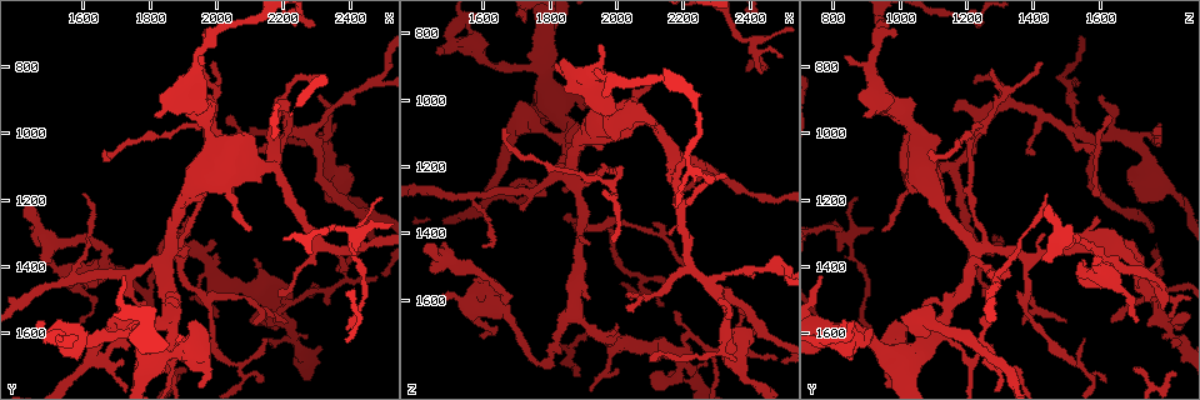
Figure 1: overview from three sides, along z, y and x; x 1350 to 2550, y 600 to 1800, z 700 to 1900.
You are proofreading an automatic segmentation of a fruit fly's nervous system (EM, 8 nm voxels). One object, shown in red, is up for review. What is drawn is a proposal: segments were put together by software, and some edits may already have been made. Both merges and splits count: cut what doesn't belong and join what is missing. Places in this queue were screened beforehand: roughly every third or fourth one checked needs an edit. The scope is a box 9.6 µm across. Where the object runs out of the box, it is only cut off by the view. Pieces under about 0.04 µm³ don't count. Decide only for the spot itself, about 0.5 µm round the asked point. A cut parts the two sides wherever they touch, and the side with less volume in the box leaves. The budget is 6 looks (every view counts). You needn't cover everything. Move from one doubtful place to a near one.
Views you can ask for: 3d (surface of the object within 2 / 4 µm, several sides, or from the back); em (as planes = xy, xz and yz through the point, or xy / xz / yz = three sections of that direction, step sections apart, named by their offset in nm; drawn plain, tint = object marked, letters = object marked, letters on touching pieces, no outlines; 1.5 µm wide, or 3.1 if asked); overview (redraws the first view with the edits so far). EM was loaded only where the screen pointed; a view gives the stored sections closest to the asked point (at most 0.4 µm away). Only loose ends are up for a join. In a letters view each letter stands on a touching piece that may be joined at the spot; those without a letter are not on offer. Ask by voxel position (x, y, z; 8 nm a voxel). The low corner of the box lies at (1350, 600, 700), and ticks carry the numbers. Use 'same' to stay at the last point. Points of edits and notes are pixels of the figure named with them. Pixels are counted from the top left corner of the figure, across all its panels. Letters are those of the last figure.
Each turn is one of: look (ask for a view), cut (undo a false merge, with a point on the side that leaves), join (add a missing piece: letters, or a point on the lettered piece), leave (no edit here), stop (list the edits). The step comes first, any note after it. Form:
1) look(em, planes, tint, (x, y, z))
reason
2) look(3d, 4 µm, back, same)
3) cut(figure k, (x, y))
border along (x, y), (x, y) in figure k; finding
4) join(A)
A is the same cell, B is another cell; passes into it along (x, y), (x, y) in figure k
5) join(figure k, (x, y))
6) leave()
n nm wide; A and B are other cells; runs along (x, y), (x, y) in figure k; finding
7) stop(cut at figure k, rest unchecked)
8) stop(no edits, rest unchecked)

look(3d, 2 µm, (1990, 1320, 1690))
an open end

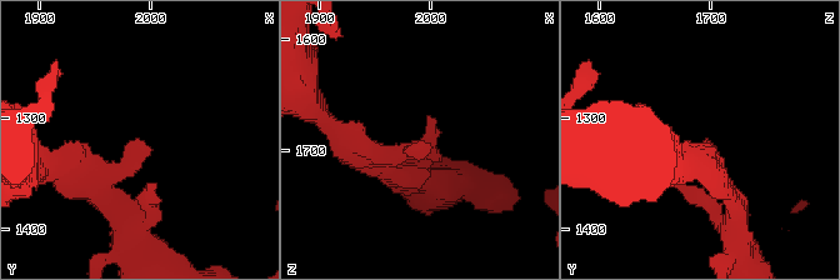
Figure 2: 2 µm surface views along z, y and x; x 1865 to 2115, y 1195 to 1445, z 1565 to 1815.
look(em, planes, letters, (1994, 1322, 1694))
now the EM

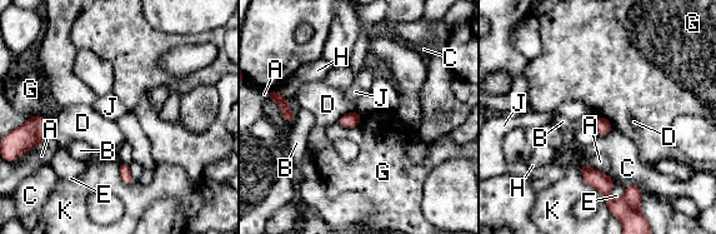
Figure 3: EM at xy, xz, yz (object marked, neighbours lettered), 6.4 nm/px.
leave()
A, B, C, D, E, G, H, J and K are other cells; border along (362, 115), (354, 127), (336, 122) in figure 3; none of them fits

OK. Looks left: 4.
look(3d, 4 µm, (1780, 1480, 1790))
sharp bend

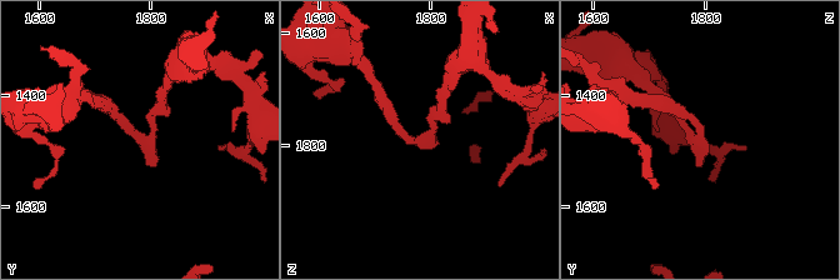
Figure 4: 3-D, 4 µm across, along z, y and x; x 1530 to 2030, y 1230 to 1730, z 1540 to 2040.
look(em, yz, step 4, letters, (1785, 1480, 1790))

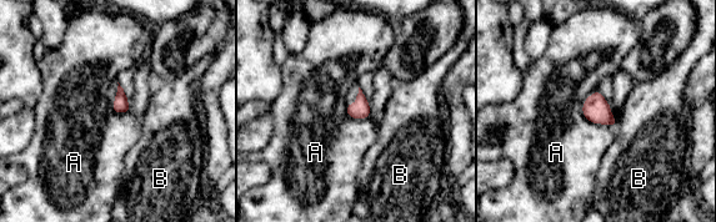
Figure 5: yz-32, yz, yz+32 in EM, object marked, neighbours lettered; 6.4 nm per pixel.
leave()
A and B are other cells; border along (581, 105), (589, 120), (614, 127) in figure 5; continuous, no second cell

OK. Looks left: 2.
look(3d, 4 µm, (2000, 1020, 1120))
branch stops here

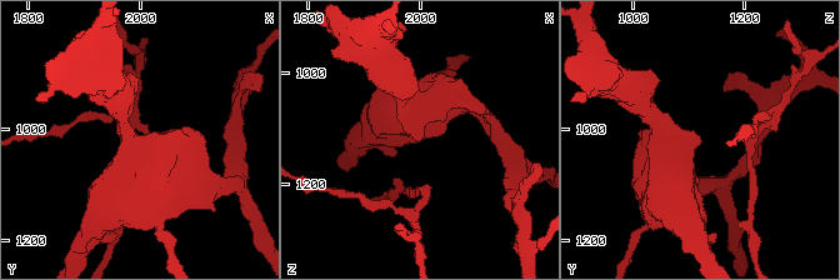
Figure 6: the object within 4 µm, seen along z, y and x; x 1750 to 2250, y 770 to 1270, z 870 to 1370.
look(em, planes, letters, (2000, 1025, 1120))
now the EM

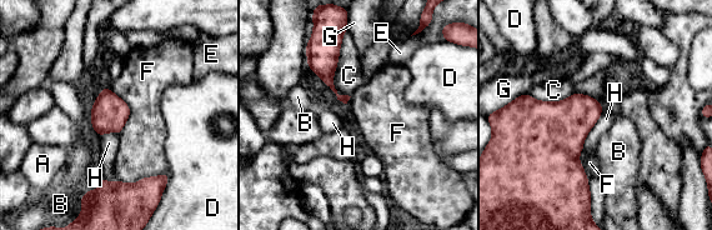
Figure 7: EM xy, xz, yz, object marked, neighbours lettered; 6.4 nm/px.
leave()
C touches over 420 nm; A, B, C, D, E, F, G and H are other cells; border along (105, 85), (129, 108), (120, 134) in figure 7; no lettered piece goes on from it

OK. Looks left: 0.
stop(no edits, rest unchecked)

